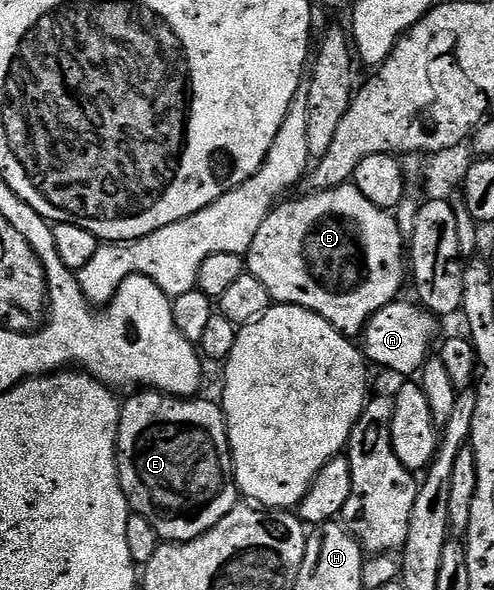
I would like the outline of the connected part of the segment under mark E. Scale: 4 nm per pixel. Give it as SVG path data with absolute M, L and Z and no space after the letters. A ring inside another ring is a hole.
M141 390L133 395L137 394L138 396L133 396L129 401L124 401L121 404L121 421L117 431L117 476L121 479L121 489L125 497L129 499L130 509L136 515L147 518L147 522L151 522L151 526L155 526L158 537L162 541L185 544L189 540L207 534L207 530L211 530L220 520L227 518L227 514L231 514L239 504L237 479L233 473L233 455L229 445L229 427L225 421L225 410L220 403L213 401L212 404L209 400L201 400L202 398L168 396L166 392L156 390Z

